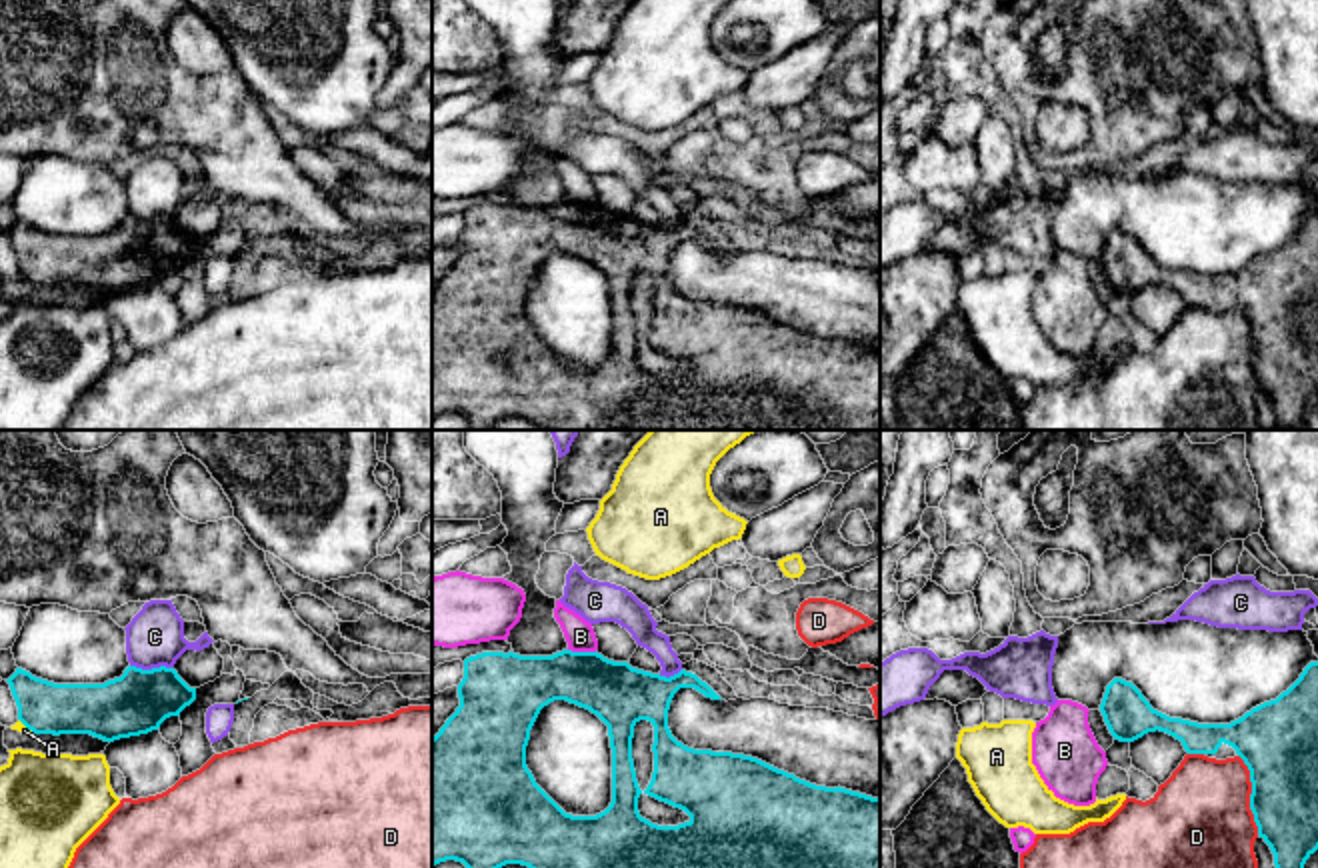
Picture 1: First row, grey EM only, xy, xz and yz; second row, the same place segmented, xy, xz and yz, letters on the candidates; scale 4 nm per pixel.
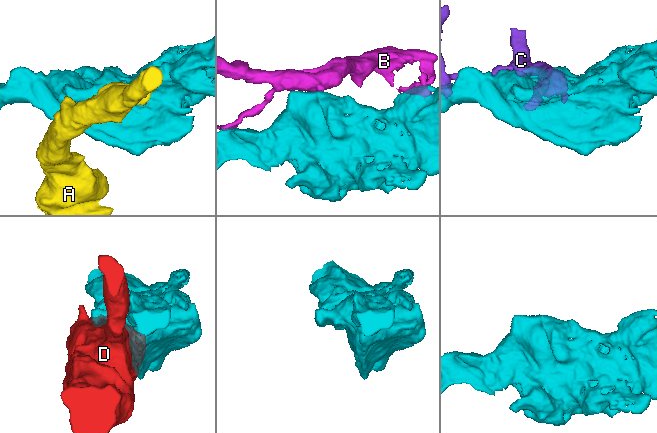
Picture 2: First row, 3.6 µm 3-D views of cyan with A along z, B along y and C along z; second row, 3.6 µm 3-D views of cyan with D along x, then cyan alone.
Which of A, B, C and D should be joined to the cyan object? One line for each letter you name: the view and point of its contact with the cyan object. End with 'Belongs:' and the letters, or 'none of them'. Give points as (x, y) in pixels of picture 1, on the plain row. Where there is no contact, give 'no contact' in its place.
Belongs: none of them

